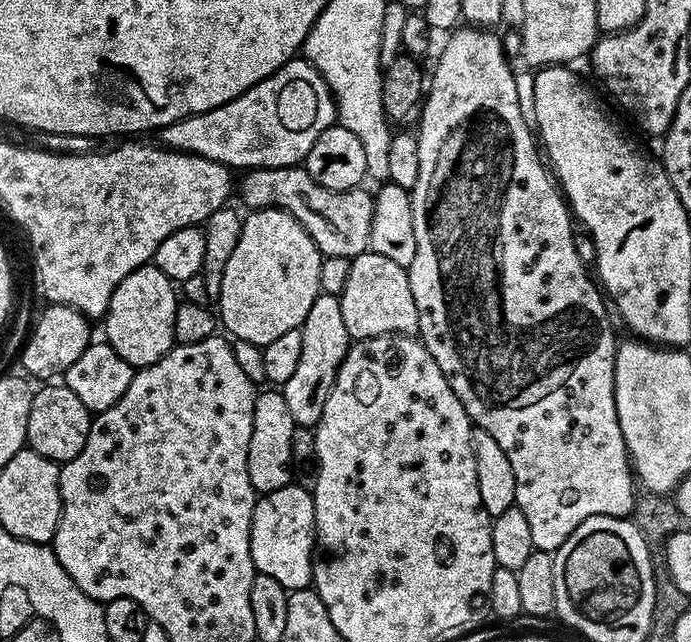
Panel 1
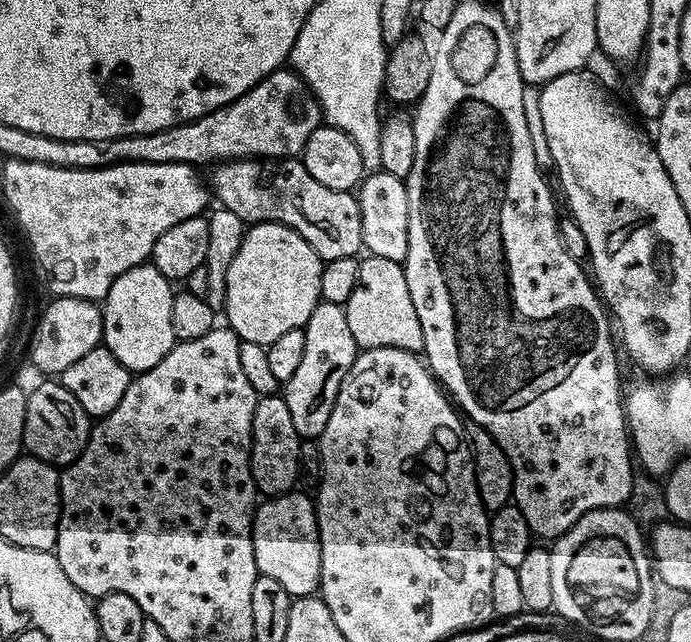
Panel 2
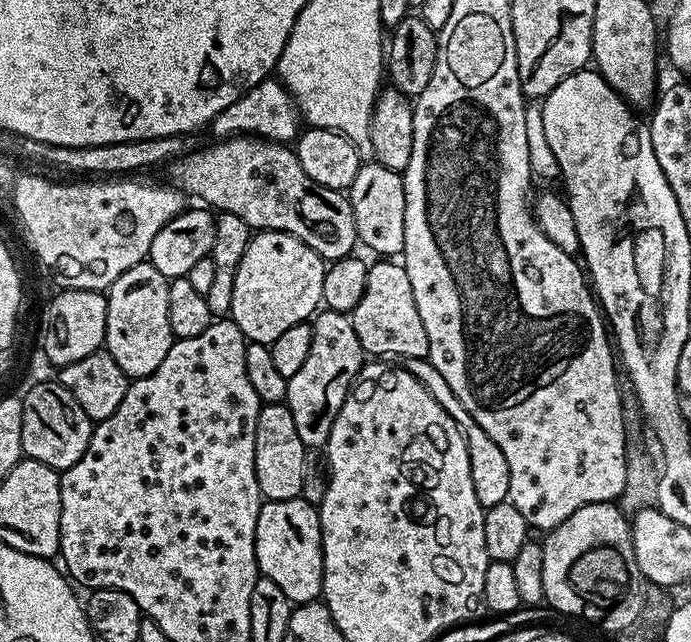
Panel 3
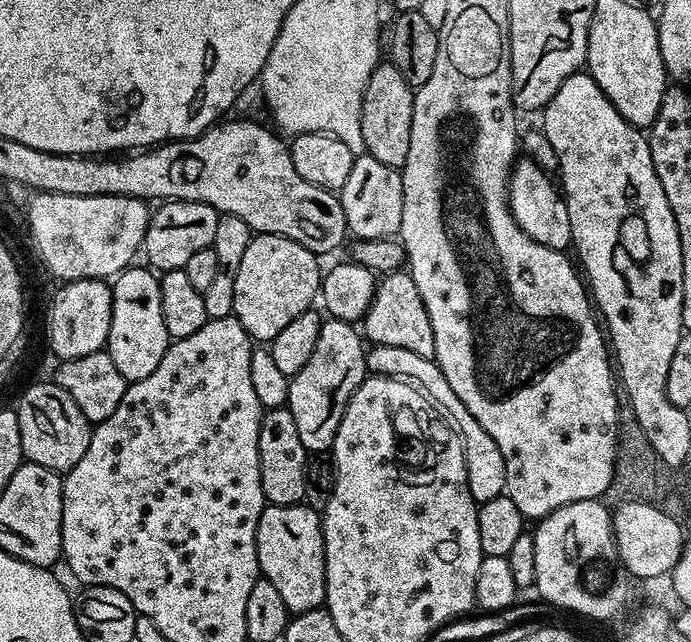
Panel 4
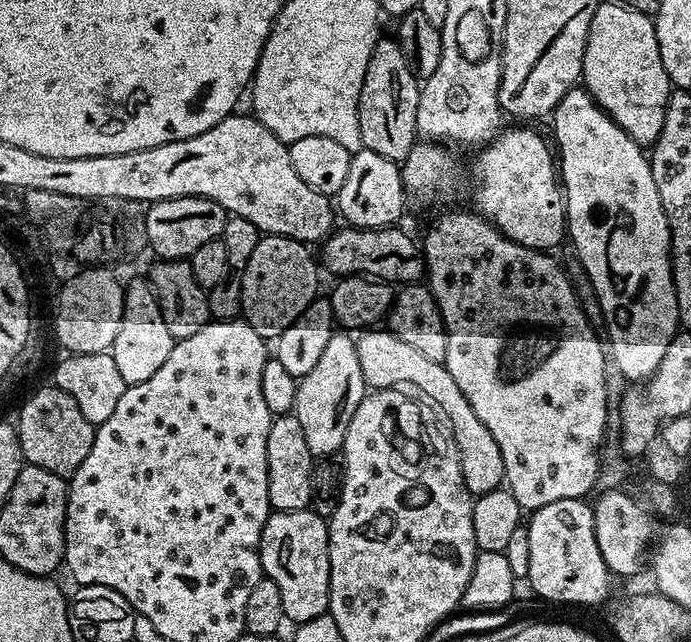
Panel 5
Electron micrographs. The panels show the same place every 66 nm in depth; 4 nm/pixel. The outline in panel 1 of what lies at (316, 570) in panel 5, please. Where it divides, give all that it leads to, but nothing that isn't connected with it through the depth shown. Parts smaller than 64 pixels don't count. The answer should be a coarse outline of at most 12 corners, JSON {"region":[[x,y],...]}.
{"region":[[293,482],[265,492],[250,554],[286,589],[314,580],[312,492]]}

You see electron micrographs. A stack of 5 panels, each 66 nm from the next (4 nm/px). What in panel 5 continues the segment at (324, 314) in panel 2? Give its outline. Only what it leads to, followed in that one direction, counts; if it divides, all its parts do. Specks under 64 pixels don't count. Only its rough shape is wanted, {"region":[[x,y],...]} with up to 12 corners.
{"region":[[333,331],[299,377],[294,414],[314,458],[343,449],[366,385],[356,341]]}

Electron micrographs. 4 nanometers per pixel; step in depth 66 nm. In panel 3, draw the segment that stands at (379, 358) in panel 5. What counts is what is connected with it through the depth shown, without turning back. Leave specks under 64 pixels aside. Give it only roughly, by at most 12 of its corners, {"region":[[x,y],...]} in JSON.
{"region":[[428,359],[406,367],[430,390],[468,443],[480,505],[505,503],[510,466],[498,442],[458,402]]}

